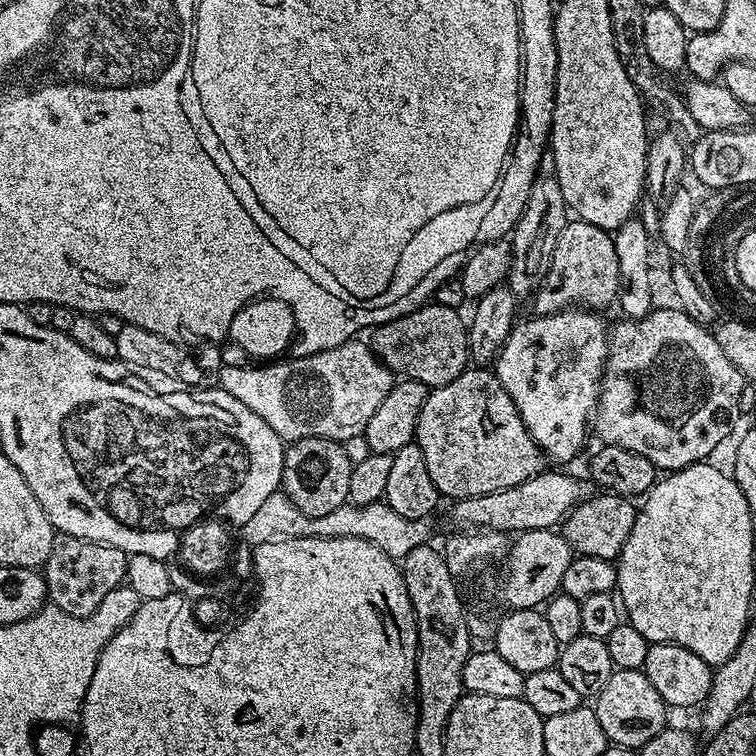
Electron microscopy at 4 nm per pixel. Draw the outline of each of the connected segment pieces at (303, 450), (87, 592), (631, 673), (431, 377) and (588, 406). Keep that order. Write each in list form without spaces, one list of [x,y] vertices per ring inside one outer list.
[[[306,438],[287,445],[280,482],[284,495],[298,506],[298,510],[302,510],[302,514],[330,514],[330,510],[338,510],[338,506],[346,503],[354,460],[340,448],[343,447],[337,441],[322,438]]]
[[[53,535],[48,561],[42,566],[44,584],[48,588],[47,599],[58,610],[66,610],[71,616],[88,616],[97,610],[102,598],[119,585],[123,585],[128,571],[128,556],[109,544],[96,544],[93,540],[80,540],[77,536]]]
[[[639,668],[613,671],[610,682],[606,682],[600,695],[595,697],[594,707],[608,741],[623,748],[643,748],[646,742],[650,742],[650,738],[657,736],[669,723],[668,705],[662,694],[658,694],[654,686],[650,686],[650,678],[646,678],[646,674]]]
[[[428,302],[413,312],[377,324],[366,342],[395,375],[420,381],[429,389],[441,388],[460,377],[470,362],[468,324],[460,315],[459,309]]]
[[[572,306],[563,312],[551,312],[549,316],[533,315],[532,320],[517,323],[506,338],[499,356],[494,361],[496,377],[502,382],[506,394],[518,406],[518,414],[526,430],[534,438],[549,461],[557,460],[564,466],[584,448],[584,439],[590,436],[590,417],[598,404],[600,382],[608,367],[609,325],[604,325],[603,315],[580,306]]]

